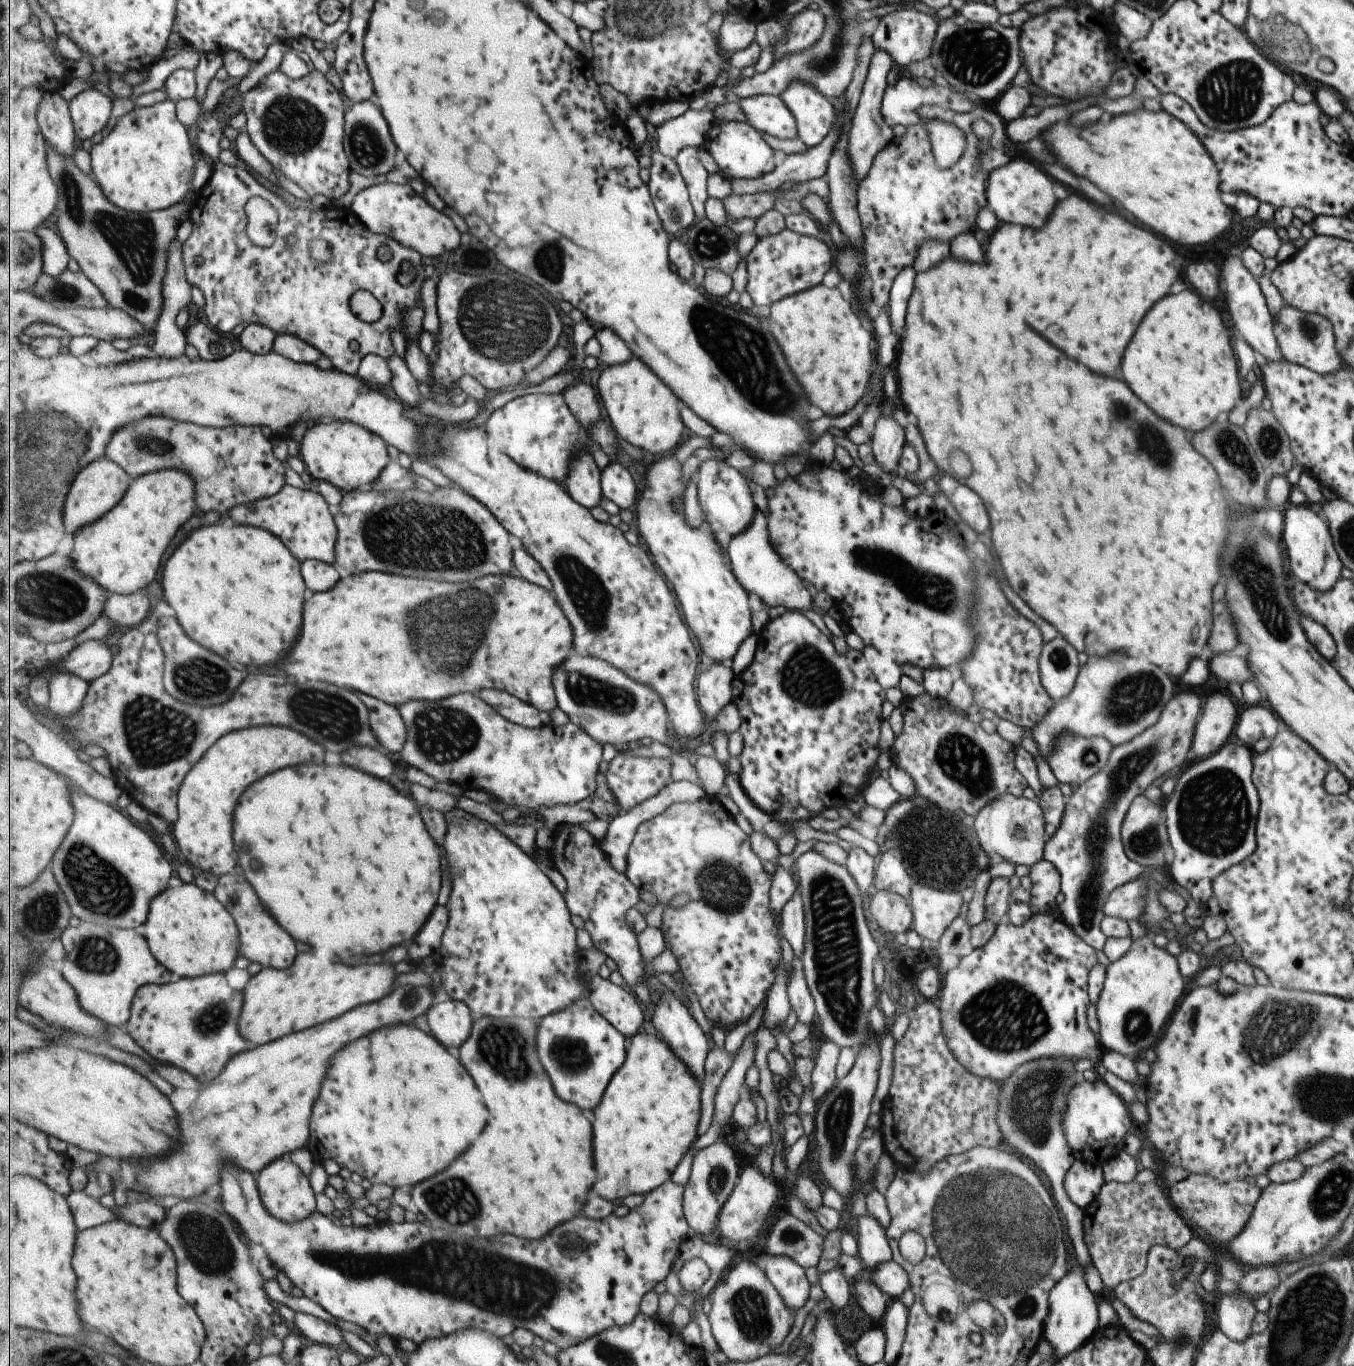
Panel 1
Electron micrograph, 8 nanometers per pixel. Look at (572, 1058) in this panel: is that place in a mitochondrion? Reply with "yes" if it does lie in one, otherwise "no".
yes

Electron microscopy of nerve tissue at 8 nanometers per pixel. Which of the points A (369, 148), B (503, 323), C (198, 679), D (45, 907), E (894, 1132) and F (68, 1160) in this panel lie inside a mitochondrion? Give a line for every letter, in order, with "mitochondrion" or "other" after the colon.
A: mitochondrion
B: mitochondrion
C: mitochondrion
D: mitochondrion
E: other
F: other

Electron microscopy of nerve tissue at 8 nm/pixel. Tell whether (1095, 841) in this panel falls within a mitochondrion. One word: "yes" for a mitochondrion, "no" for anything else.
yes

